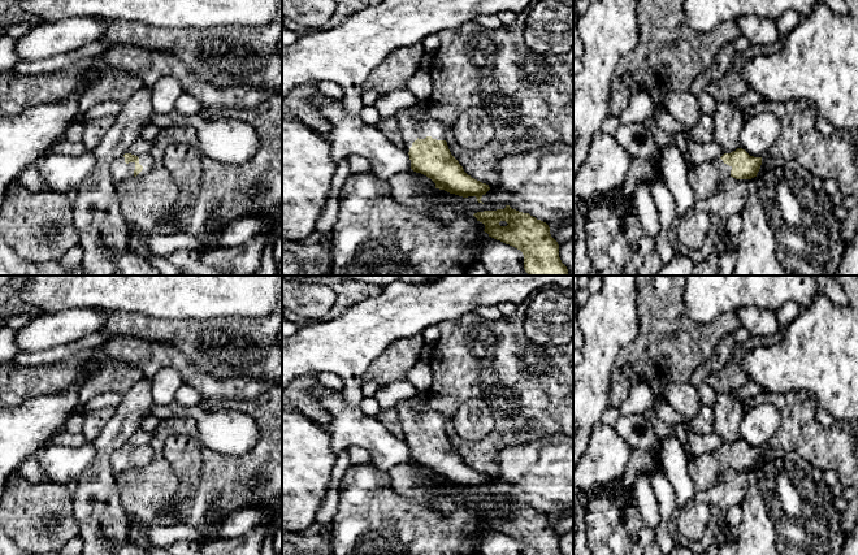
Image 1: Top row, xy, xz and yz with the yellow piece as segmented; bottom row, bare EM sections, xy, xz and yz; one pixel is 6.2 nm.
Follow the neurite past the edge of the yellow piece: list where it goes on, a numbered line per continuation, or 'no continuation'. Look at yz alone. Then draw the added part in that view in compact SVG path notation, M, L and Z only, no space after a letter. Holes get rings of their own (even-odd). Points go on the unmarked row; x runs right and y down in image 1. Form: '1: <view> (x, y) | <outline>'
1: yz (703, 469) | M715 451L692 458L688 464L697 493L707 490L728 468L731 468L731 460L727 456L719 456Z

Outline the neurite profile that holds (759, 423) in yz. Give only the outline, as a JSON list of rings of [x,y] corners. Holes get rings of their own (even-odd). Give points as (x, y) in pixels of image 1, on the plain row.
[[[771,403],[757,404],[744,413],[740,424],[740,439],[750,447],[764,448],[781,424],[777,408]]]

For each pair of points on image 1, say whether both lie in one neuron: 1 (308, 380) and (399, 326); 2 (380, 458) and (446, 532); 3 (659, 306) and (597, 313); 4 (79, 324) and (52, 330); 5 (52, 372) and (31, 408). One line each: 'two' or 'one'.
1: two
2: two
3: two
4: one
5: two

